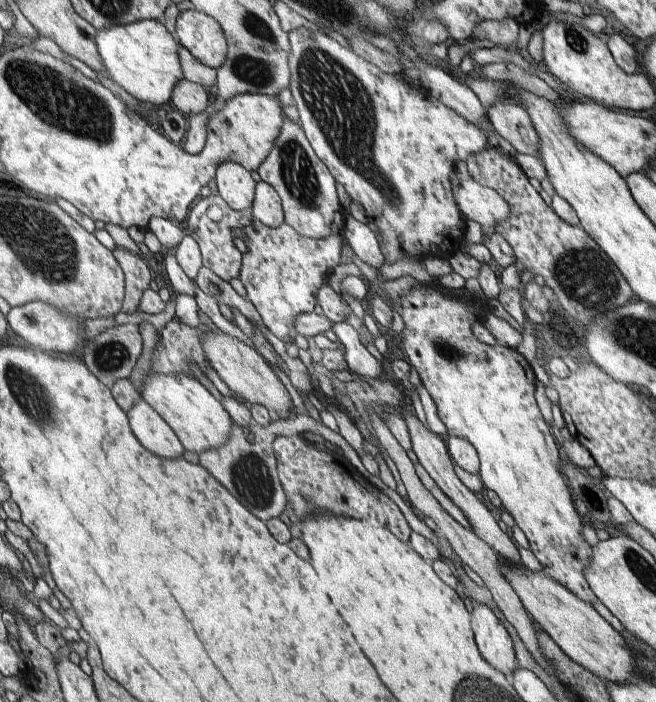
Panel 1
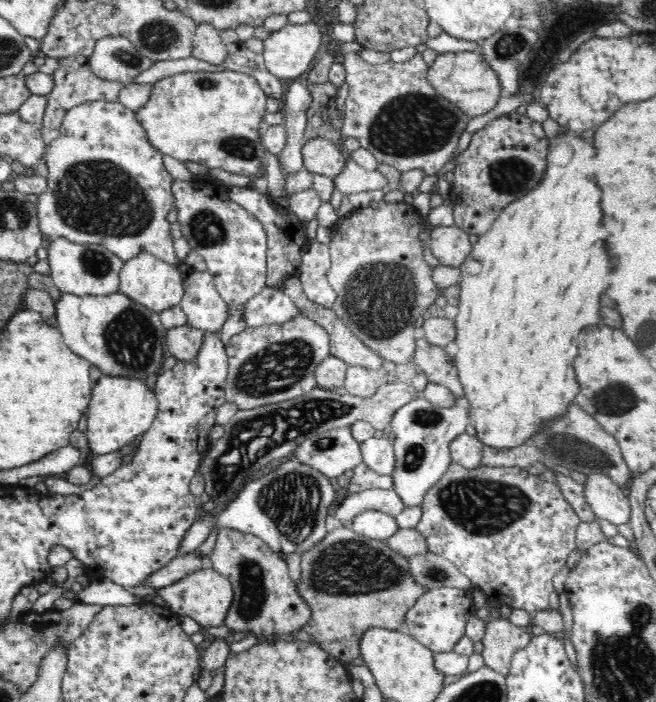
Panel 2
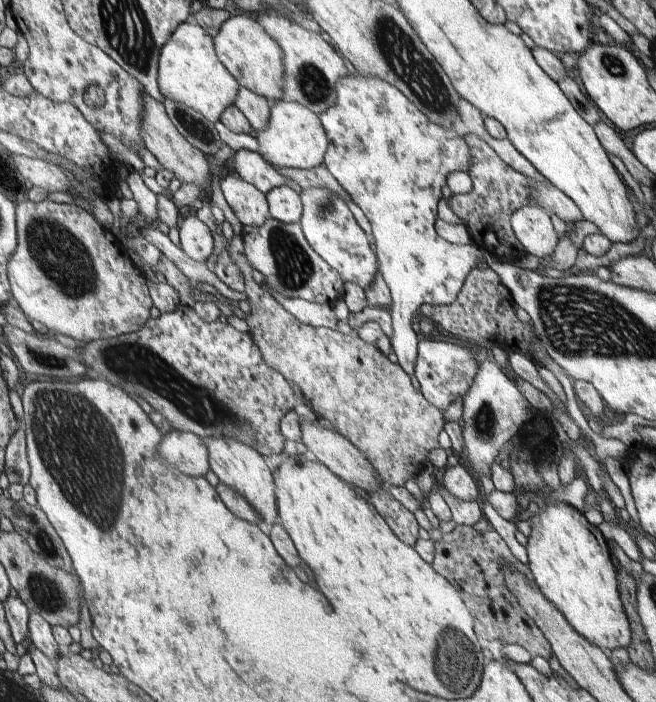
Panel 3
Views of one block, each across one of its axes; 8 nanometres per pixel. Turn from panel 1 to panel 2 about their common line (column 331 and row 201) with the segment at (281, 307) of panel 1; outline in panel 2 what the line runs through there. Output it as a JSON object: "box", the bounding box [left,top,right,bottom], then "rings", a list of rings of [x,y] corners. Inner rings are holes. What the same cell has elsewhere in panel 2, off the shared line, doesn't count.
{"box":[228,186,306,288],"rings":[[[230,186],[228,194],[234,202],[238,203],[244,210],[255,216],[256,220],[265,230],[266,236],[266,288],[280,288],[286,278],[298,276],[299,266],[302,261],[303,249],[306,246],[306,224],[294,214],[282,214],[278,208],[272,206],[272,202],[258,194],[254,189],[246,187]]]}

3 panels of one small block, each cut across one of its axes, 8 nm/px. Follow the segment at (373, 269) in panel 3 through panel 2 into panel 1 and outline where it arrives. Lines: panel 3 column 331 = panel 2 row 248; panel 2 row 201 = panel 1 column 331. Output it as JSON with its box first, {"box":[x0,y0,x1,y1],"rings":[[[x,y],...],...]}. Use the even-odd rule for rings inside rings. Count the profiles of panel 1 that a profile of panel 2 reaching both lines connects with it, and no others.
{"box":[258,118,344,239],"rings":[[[286,118],[283,132],[270,156],[259,166],[258,174],[262,181],[279,192],[285,223],[293,226],[300,235],[313,239],[328,238],[330,234],[341,236],[344,232],[344,214],[336,196],[335,175],[330,174],[330,168],[315,153],[306,137],[296,122]]]}

